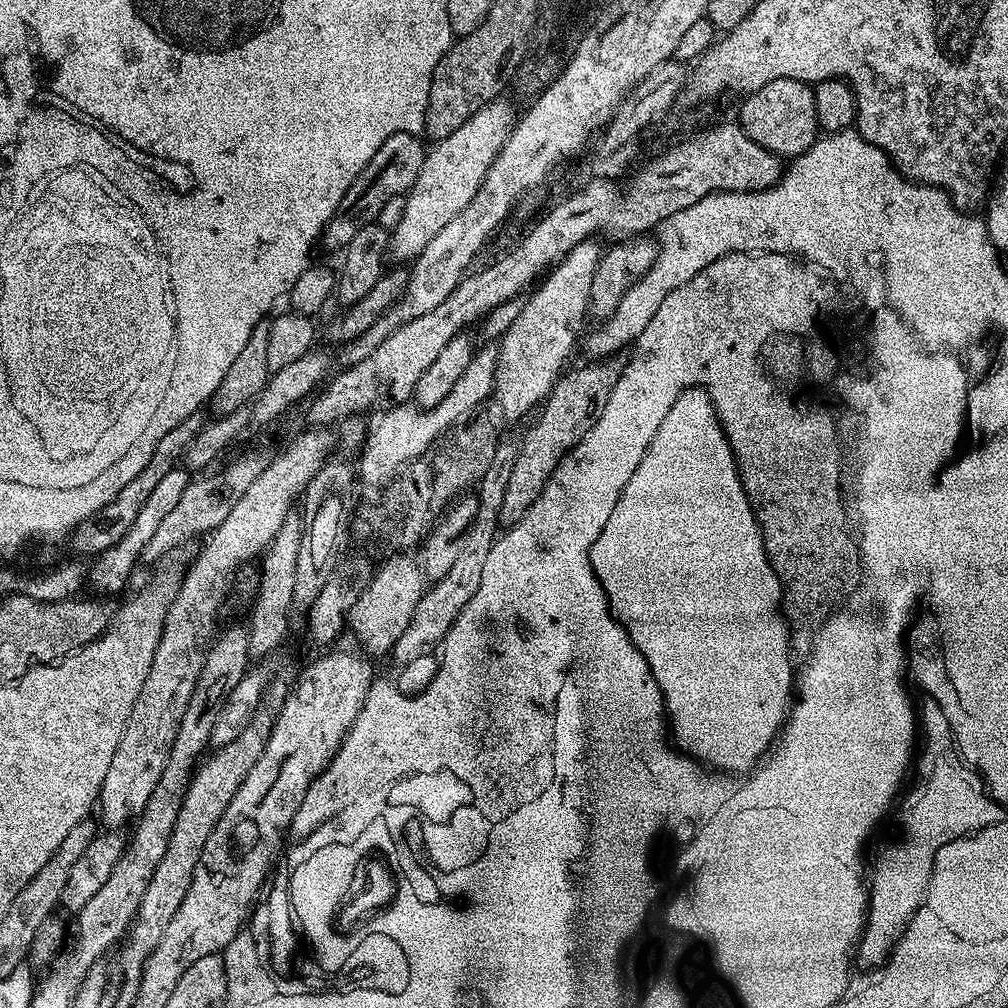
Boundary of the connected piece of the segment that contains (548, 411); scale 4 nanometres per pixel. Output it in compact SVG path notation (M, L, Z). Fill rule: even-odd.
M620 354L605 356L593 359L591 361L593 364L584 364L581 368L571 369L569 367L557 380L548 399L539 409L538 415L540 417L533 422L532 429L520 440L518 458L514 462L514 471L510 473L510 484L506 486L506 496L502 509L503 519L505 516L508 522L515 522L523 516L525 510L540 497L550 474L555 470L560 459L578 442L582 442L582 438L586 438L586 434L594 426L594 422L598 422L602 410L606 410L606 402L610 402L610 394L614 394L614 386L618 386L618 378L626 363L625 357L622 357L623 355Z

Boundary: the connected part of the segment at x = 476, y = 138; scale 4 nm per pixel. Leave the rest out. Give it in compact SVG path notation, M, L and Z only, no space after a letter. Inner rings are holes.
M504 99L491 100L470 118L466 118L466 122L462 122L462 126L458 126L458 130L454 130L454 134L435 141L425 151L422 170L418 170L418 178L414 182L414 186L404 196L406 210L402 210L402 218L390 232L391 259L405 260L405 262L415 260L422 254L422 250L426 250L426 242L430 242L430 238L434 238L434 234L438 234L438 230L442 230L442 226L446 226L446 222L450 222L450 218L462 214L462 210L466 210L466 206L470 206L470 198L474 198L474 194L478 194L478 186L482 186L490 166L498 158L509 132L512 131L518 119L518 112L512 109L511 102Z

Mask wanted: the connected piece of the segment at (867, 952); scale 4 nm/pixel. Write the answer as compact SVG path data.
M905 679L901 687L912 716L912 737L894 795L885 805L884 814L865 832L862 860L870 871L865 883L868 895L860 930L847 950L848 958L860 964L858 981L882 972L878 962L888 969L892 952L903 943L906 928L913 929L914 907L936 868L930 860L937 847L960 832L1001 817L1000 803L989 796L979 772L957 754L949 723L934 698L915 681Z

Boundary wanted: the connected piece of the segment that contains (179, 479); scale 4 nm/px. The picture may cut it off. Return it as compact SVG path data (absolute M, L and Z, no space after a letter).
M177 466L170 470L170 474L165 474L160 481L154 485L154 491L146 498L146 503L142 506L142 510L138 510L138 518L134 518L134 526L130 526L130 530L120 541L114 546L110 546L104 552L99 553L91 561L90 567L86 572L86 580L89 585L91 583L97 588L97 593L112 594L108 592L120 592L128 584L128 579L132 576L136 564L141 563L140 555L146 546L146 542L150 542L150 538L154 538L154 534L158 531L158 526L162 523L162 518L166 518L166 514L170 514L170 510L174 510L174 506L178 506L178 502L182 499L182 493L186 491L186 486L190 479L190 472L183 466Z

